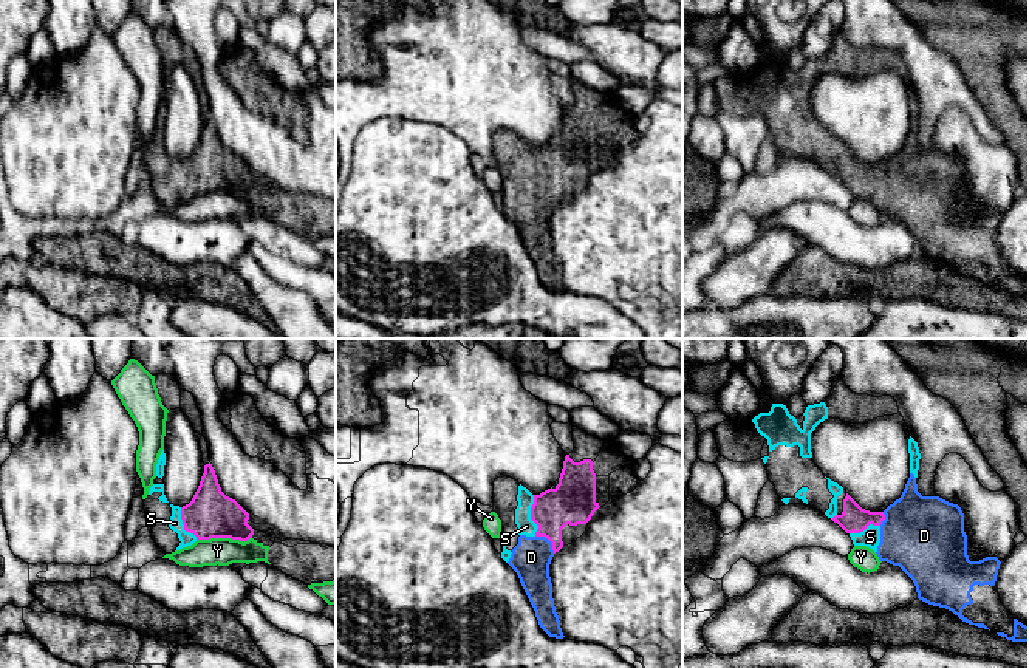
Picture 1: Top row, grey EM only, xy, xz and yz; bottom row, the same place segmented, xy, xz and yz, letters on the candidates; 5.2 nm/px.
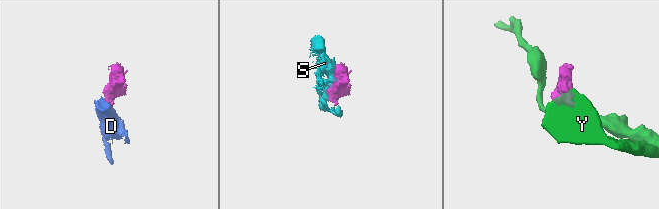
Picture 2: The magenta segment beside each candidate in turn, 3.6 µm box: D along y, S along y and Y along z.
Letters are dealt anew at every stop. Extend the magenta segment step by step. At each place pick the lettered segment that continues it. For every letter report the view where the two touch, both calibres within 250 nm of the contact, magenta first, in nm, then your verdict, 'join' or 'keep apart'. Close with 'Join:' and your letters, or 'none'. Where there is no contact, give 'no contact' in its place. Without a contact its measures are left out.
D: xz | 240/200 nm | join
S: xz | 240/90 nm | join
Y: xy | 240/140 nm | keep apart
Join: D, S

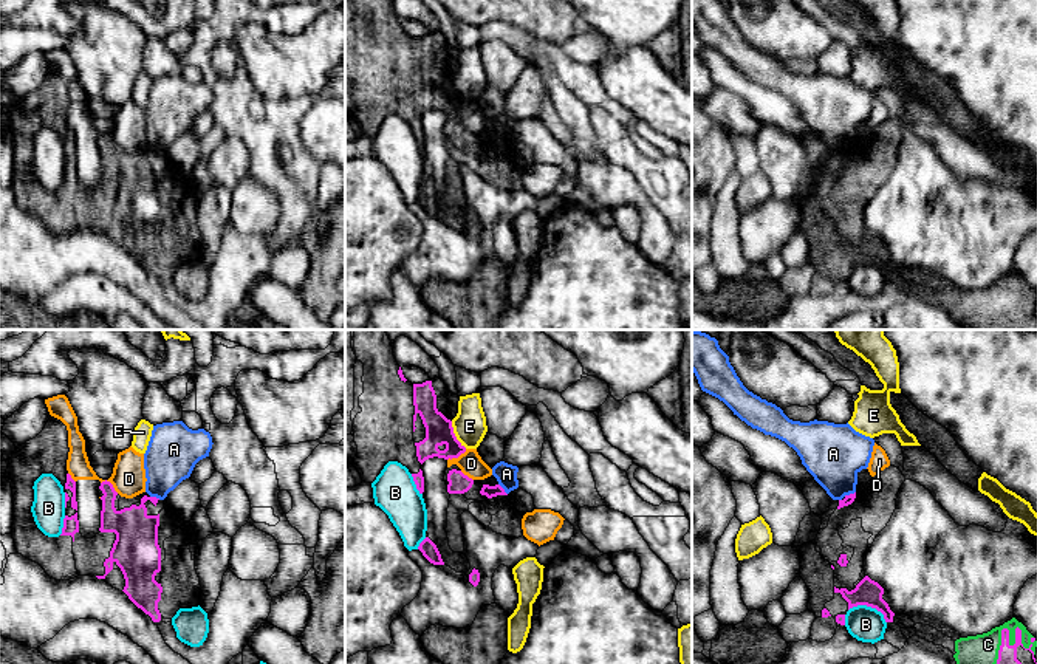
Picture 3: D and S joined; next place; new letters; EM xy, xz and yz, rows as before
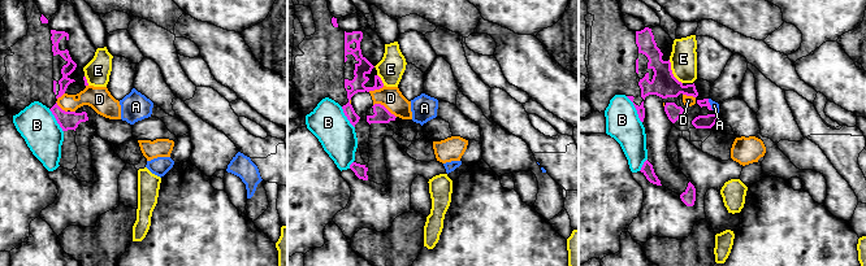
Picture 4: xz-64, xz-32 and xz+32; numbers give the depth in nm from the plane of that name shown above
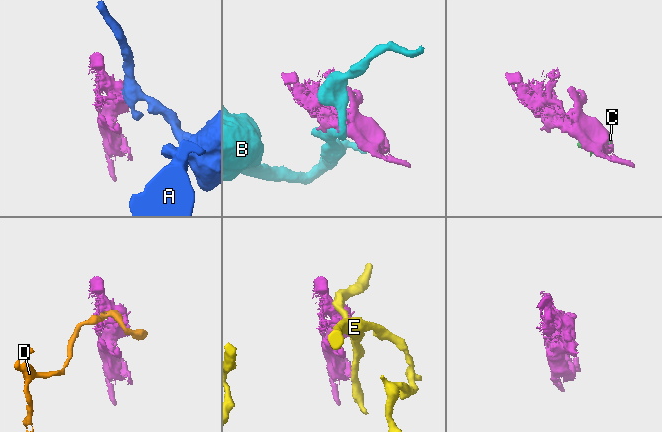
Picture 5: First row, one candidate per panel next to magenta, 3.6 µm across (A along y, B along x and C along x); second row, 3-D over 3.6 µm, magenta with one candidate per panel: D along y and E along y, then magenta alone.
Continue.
A: yz | 50/320 nm | keep apart
B: yz | 140/180 nm | keep apart
C: yz | 100/220 nm | join
D: xz | 140/120 nm | keep apart
E: xz | 140/180 nm | keep apart
Join: C

